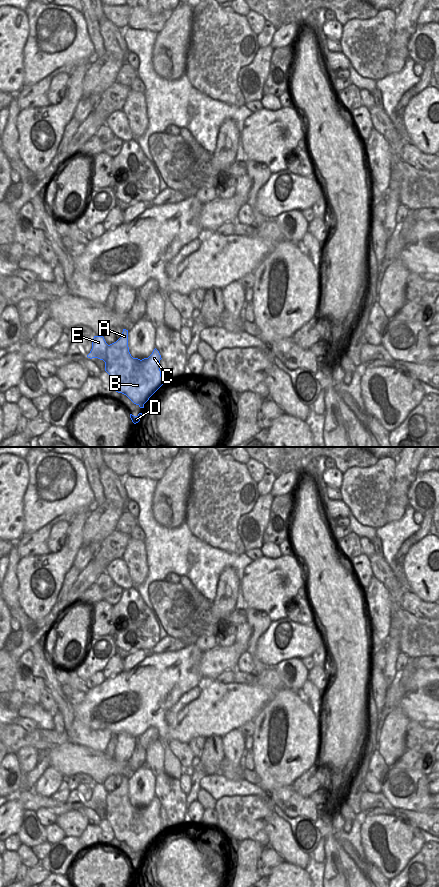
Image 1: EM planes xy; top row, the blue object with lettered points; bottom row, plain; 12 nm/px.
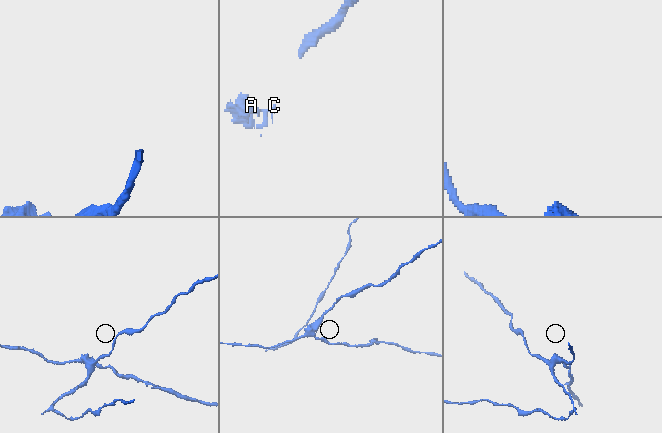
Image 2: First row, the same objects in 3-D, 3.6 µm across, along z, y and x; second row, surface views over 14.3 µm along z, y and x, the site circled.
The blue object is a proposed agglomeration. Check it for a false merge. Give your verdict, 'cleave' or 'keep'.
cleave

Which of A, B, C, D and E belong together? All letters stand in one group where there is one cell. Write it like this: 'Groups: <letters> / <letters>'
Groups: A B C D / E

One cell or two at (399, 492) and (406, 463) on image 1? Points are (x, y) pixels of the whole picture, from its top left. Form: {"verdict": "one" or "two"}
{"verdict": "one"}

